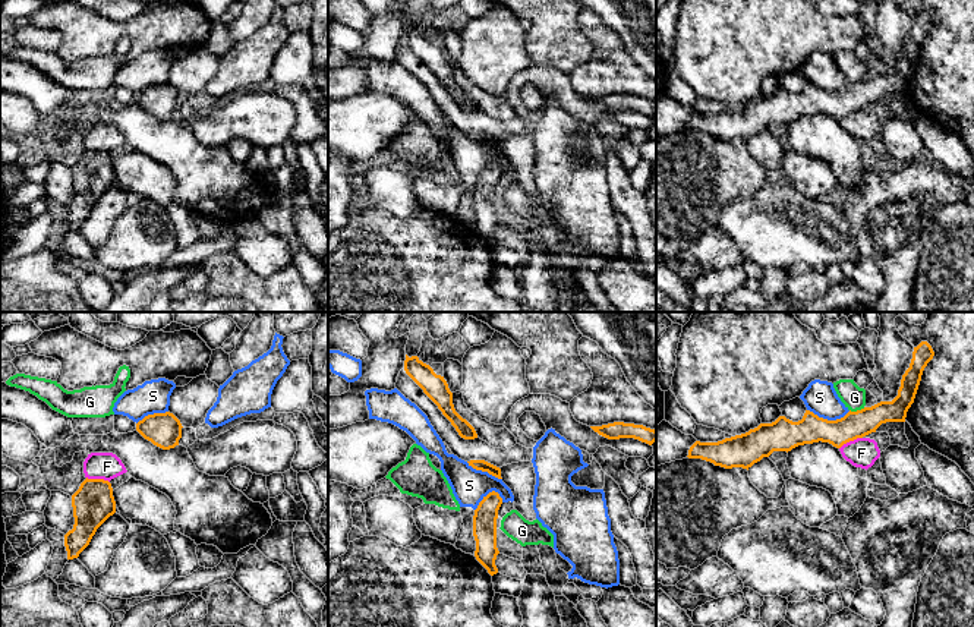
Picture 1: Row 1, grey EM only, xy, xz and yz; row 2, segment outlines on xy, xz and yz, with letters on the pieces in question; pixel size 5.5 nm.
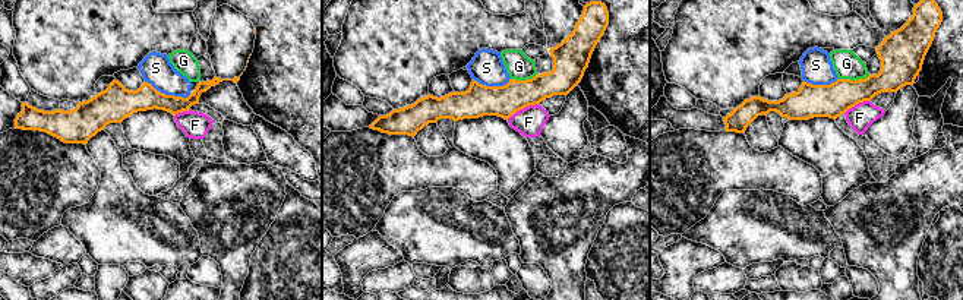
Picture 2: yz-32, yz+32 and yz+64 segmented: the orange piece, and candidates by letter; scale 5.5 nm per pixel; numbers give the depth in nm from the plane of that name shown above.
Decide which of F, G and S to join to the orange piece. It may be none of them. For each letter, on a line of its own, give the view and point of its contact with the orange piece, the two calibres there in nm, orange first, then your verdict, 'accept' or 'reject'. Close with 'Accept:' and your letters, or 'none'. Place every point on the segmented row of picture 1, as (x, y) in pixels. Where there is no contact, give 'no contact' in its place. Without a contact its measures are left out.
F: contact xy (98, 479); calibres 220 and 150 nm; reject
G: contact yz (857, 410); calibres 150 and 130 nm; reject
S: contact yz (829, 421); calibres 160 and 180 nm; reject
Accept: none

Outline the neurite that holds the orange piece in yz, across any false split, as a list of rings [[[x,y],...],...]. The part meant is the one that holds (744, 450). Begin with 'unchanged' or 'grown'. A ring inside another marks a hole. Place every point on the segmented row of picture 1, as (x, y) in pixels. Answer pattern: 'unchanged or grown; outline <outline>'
unchanged; outline [[[927,341],[914,347],[910,368],[901,379],[898,396],[892,401],[880,401],[871,407],[848,412],[844,418],[828,420],[810,410],[798,422],[779,416],[772,423],[760,423],[746,434],[725,438],[718,442],[696,441],[688,450],[688,459],[702,459],[725,469],[750,469],[773,451],[813,442],[829,442],[836,448],[863,438],[886,422],[905,422],[907,412],[914,403],[921,375],[934,352]]]

